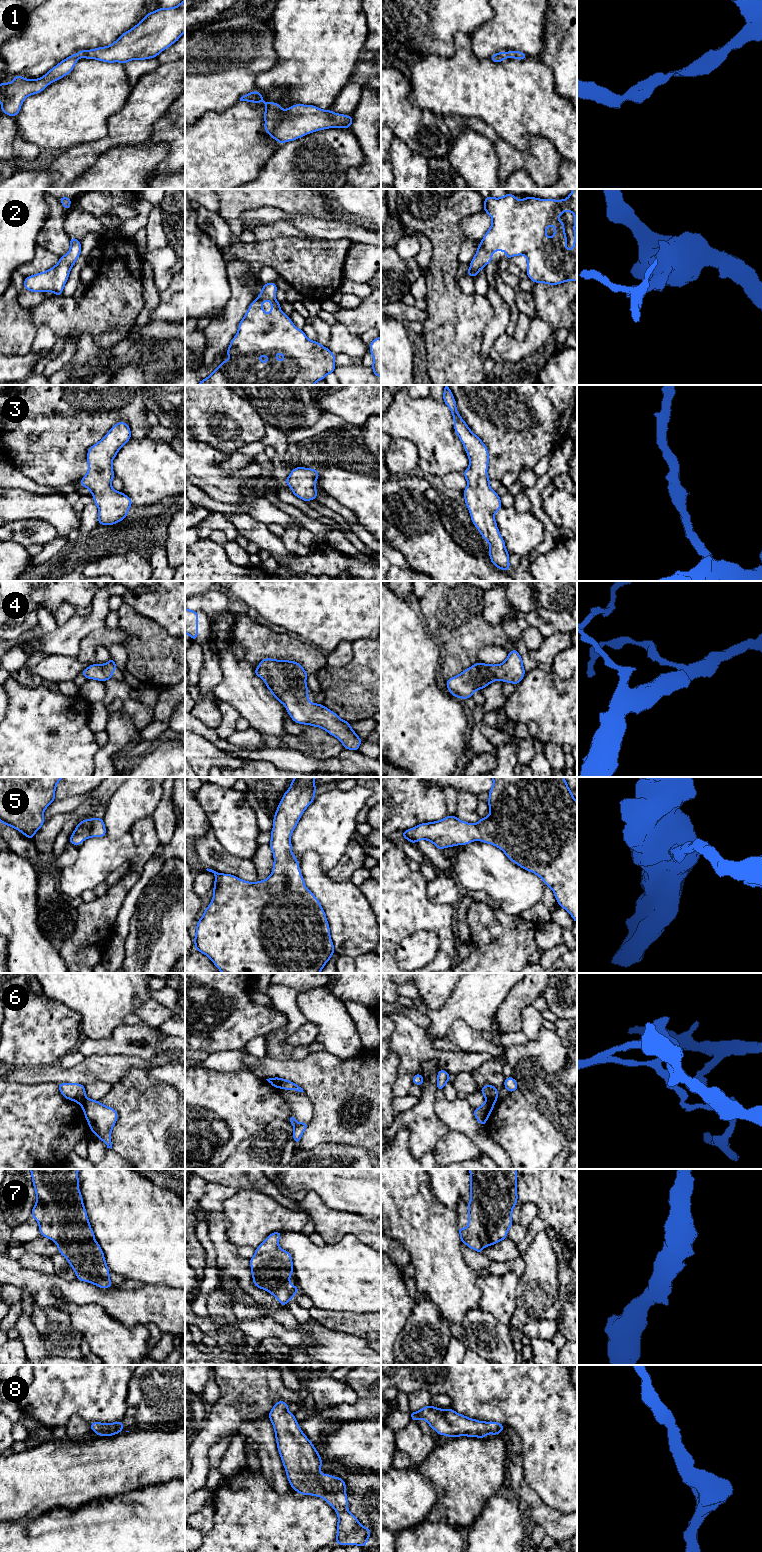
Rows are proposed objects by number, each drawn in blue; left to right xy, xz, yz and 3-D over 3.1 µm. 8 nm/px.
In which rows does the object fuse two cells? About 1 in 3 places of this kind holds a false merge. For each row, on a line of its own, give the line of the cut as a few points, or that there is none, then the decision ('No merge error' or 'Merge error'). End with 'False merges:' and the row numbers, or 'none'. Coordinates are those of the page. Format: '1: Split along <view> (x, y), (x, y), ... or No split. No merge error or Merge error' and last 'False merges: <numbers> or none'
1: No split. No merge error
2: No split. No merge error
3: No split. No merge error
4: No split. No merge error
5: No split. No merge error
6: Split along xz (279, 1078), (280, 1087). Merge error
7: No split. No merge error
8: No split. No merge error
False merges: 6

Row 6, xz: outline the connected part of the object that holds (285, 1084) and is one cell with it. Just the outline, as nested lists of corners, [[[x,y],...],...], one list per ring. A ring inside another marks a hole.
[[[280,1078],[280,1088],[285,1090],[296,1090],[298,1092],[304,1092],[299,1085],[283,1078]]]

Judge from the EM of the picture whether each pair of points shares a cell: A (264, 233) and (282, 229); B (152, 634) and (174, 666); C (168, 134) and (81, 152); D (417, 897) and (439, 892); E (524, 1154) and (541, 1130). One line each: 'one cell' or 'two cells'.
A: one cell
B: one cell
C: two cells
D: two cells
E: one cell

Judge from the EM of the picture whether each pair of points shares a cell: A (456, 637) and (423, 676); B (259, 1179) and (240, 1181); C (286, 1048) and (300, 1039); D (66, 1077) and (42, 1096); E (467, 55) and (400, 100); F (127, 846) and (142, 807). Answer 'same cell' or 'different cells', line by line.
A: different cells
B: same cell
C: different cells
D: different cells
E: different cells
F: same cell

